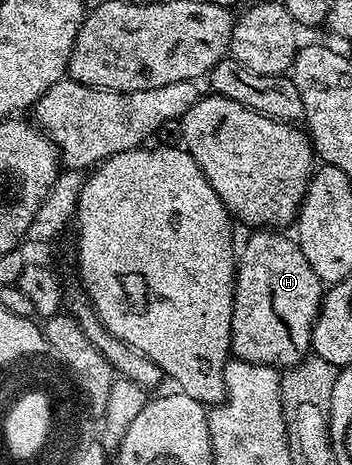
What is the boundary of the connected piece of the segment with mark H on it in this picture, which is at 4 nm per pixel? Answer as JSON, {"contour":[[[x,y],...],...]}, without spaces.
{"contour":[[[279,230],[252,232],[255,233],[244,242],[243,252],[241,248],[237,256],[231,351],[236,360],[286,370],[308,359],[325,285],[313,274],[313,266],[309,266],[290,235],[282,236]]]}

